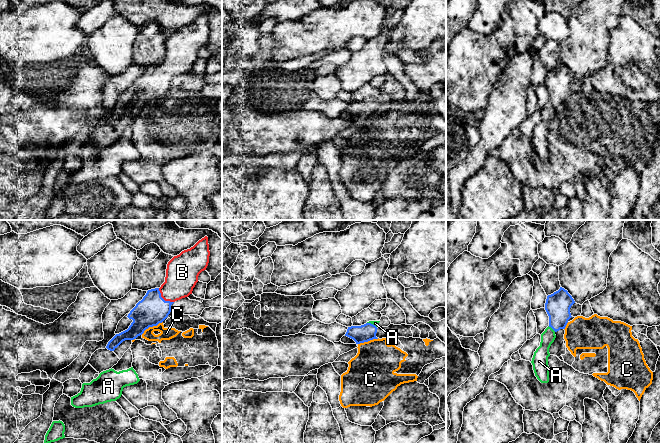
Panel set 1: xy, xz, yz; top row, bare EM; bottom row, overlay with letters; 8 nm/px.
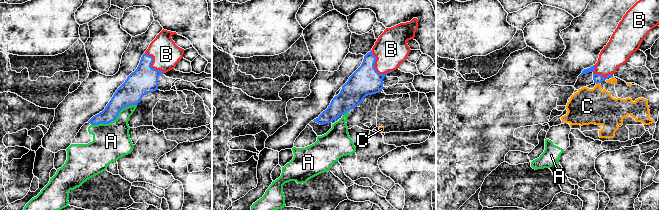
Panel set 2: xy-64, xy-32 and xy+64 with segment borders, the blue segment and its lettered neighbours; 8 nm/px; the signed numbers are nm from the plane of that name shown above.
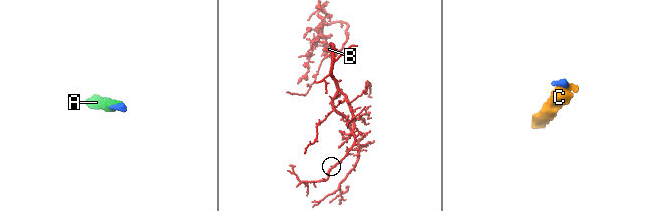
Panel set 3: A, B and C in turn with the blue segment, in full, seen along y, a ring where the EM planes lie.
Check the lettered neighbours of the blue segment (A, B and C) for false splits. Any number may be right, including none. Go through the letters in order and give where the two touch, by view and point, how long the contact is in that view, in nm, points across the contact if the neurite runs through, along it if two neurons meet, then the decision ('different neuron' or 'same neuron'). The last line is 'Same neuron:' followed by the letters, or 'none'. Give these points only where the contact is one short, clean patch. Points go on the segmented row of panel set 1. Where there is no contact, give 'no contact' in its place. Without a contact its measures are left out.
A: meets blue in yz at (552, 328); contact 80 nm long; runs through yz (558, 304), (558, 320), (552, 328), (541, 355); same neuron
B: meets blue in xy at (162, 298); contact 170 nm long; runs through xy (152, 309), (162, 298), (180, 280), (182, 274); same neuron
C: meets blue in xy at (151, 326); contact 200 nm long; border along xy (162, 321), (156, 325), (149, 326), (141, 334); different neuron
Same neuron: A, B

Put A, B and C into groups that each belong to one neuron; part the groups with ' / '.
A B / C

